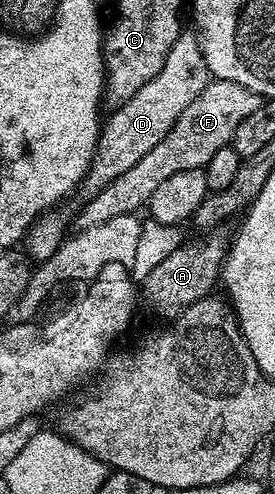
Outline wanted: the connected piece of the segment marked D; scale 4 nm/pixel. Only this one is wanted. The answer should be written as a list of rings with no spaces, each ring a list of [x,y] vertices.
[[[183,32],[173,48],[169,48],[169,54],[165,56],[165,62],[161,70],[157,72],[141,88],[137,89],[134,95],[123,106],[116,106],[110,111],[111,115],[106,115],[99,132],[99,143],[95,149],[95,158],[91,161],[91,168],[87,172],[87,177],[81,183],[81,190],[84,195],[90,196],[101,192],[121,172],[129,172],[149,148],[153,148],[173,128],[173,124],[201,96],[201,92],[207,87],[209,75],[205,56],[199,47],[199,39],[194,33]]]

